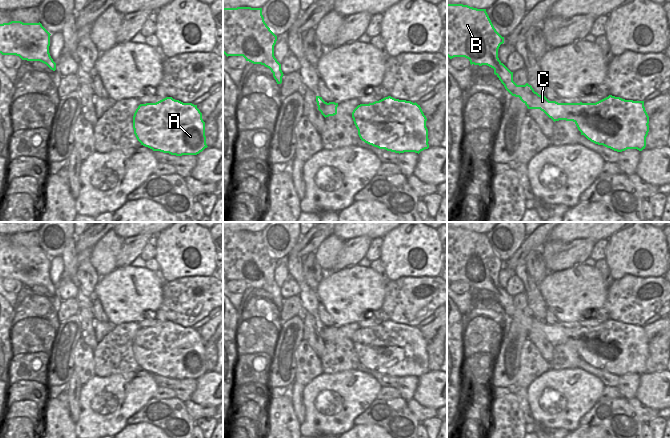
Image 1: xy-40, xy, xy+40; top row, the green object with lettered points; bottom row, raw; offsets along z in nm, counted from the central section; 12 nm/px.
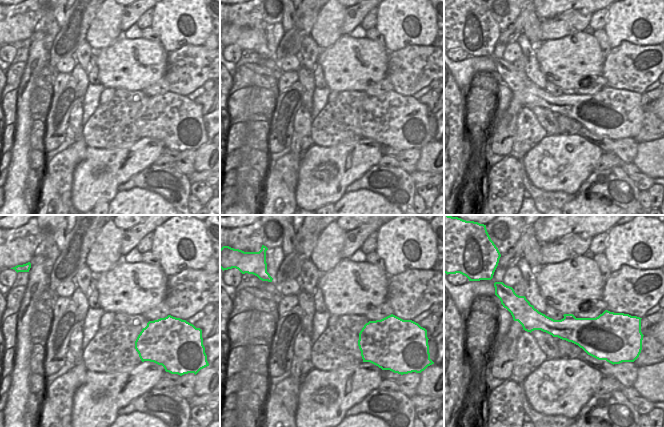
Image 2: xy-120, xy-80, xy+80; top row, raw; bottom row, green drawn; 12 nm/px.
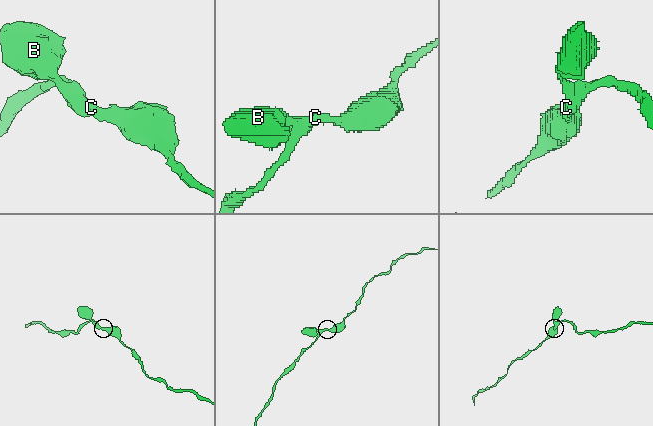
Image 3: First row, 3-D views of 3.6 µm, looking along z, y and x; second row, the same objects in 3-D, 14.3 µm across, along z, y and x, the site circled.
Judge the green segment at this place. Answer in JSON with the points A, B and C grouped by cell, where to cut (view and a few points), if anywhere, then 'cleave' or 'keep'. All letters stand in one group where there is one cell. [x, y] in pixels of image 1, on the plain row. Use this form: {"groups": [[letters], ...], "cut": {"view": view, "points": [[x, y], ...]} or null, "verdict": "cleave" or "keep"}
{"groups": [["A", "B", "C"]], "cut": null, "verdict": "keep"}

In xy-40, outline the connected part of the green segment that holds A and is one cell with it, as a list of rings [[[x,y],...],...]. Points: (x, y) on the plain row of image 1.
[[[166,321],[156,327],[140,328],[133,340],[133,353],[141,369],[171,379],[197,379],[207,372],[205,346],[197,329]]]

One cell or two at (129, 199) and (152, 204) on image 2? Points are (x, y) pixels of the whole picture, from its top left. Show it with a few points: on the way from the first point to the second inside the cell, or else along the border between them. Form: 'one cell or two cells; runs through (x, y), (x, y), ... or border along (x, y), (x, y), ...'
one cell; runs through (135, 204), (146, 204)

